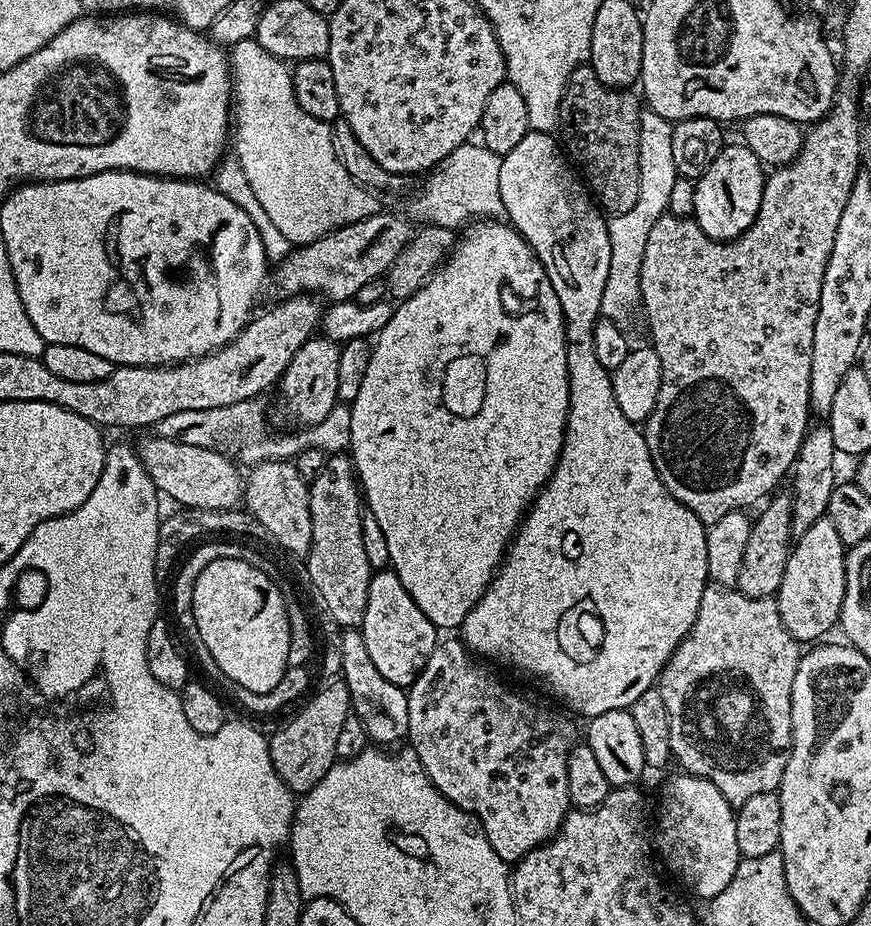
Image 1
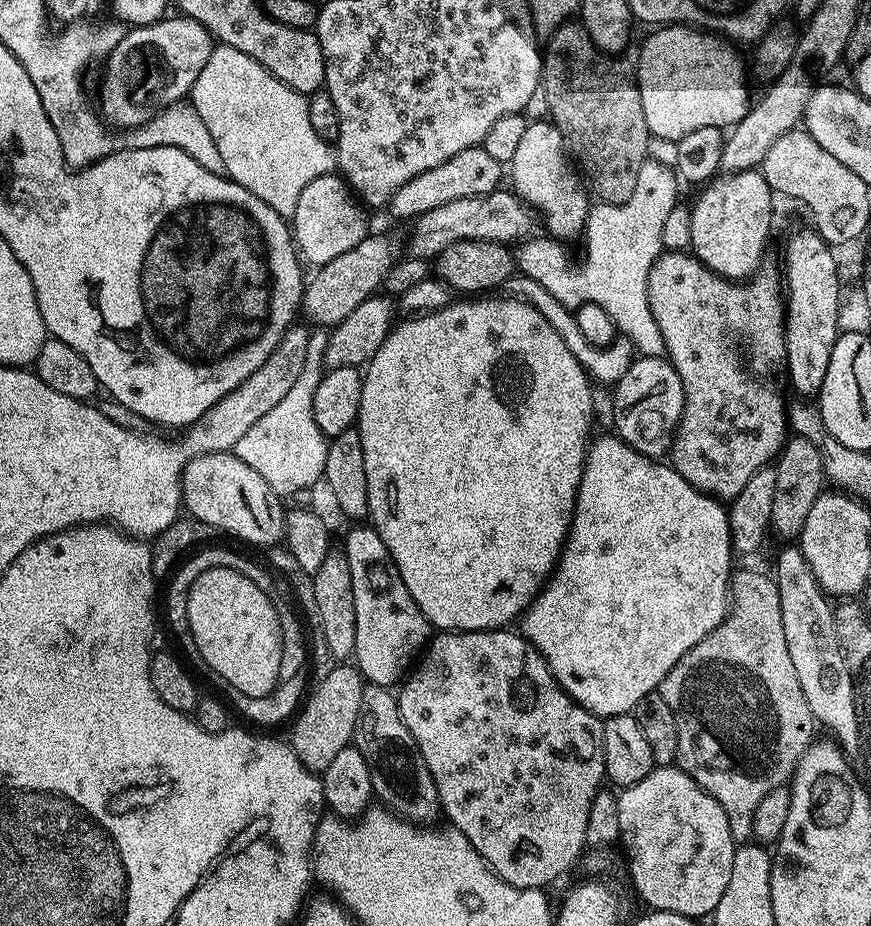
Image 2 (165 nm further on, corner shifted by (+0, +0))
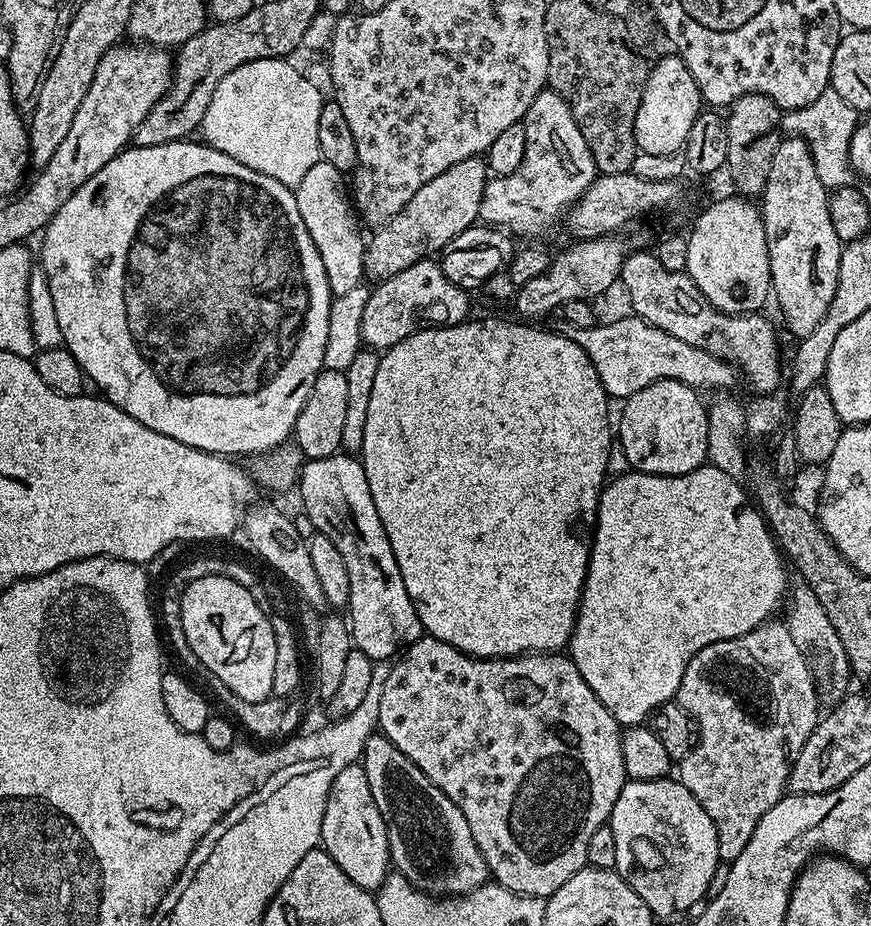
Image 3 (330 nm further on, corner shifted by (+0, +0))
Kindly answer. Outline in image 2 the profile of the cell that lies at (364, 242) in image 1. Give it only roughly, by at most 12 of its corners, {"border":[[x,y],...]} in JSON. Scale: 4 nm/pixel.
{"border":[[511,190],[457,198],[415,217],[414,256],[452,243],[515,245],[538,216]]}

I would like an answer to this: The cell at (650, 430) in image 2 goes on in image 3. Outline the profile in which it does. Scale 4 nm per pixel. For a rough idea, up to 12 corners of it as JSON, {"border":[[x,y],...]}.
{"border":[[660,379],[623,401],[633,471],[681,476],[707,461],[697,389]]}

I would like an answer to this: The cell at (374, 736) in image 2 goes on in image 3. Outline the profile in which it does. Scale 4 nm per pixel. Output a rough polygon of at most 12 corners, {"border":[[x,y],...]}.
{"border":[[390,738],[362,763],[390,864],[464,896],[490,873],[466,817]]}

